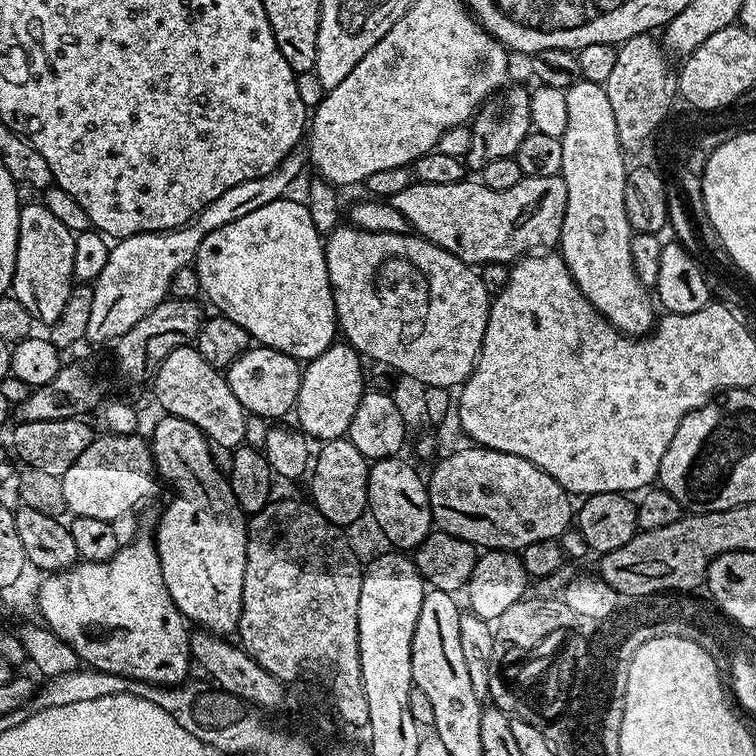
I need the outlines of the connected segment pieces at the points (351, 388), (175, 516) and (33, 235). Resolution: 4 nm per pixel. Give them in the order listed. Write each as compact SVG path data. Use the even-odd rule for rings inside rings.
M333 342L326 351L318 354L318 358L307 361L303 365L294 417L296 416L295 423L305 436L316 442L323 442L325 440L339 440L347 433L350 422L354 418L354 410L358 410L358 402L364 397L366 391L364 368L360 363L362 363L362 357L351 344Z
M165 415L163 419L150 435L150 447L159 479L176 480L176 497L165 506L154 531L162 578L185 621L205 632L232 634L240 626L242 582L248 572L248 520L234 498L229 477L220 473L212 457L214 448L204 431L186 418Z
M42 202L25 203L20 210L18 222L18 246L16 247L16 265L12 275L11 295L16 297L26 310L30 310L33 321L50 326L58 322L66 298L74 287L74 242L75 235L46 210Z

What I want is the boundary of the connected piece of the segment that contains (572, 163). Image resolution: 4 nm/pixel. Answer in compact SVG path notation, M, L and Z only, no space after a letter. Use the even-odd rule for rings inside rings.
M580 79L566 89L566 134L560 137L560 145L562 166L559 176L566 182L568 201L566 214L562 218L559 255L564 257L578 290L590 302L590 306L594 306L594 310L598 310L625 336L647 336L658 319L658 312L654 307L653 293L644 288L642 282L638 282L638 274L634 274L634 266L630 262L633 230L630 218L626 218L626 151L620 145L617 123L614 122L613 109L603 84Z

